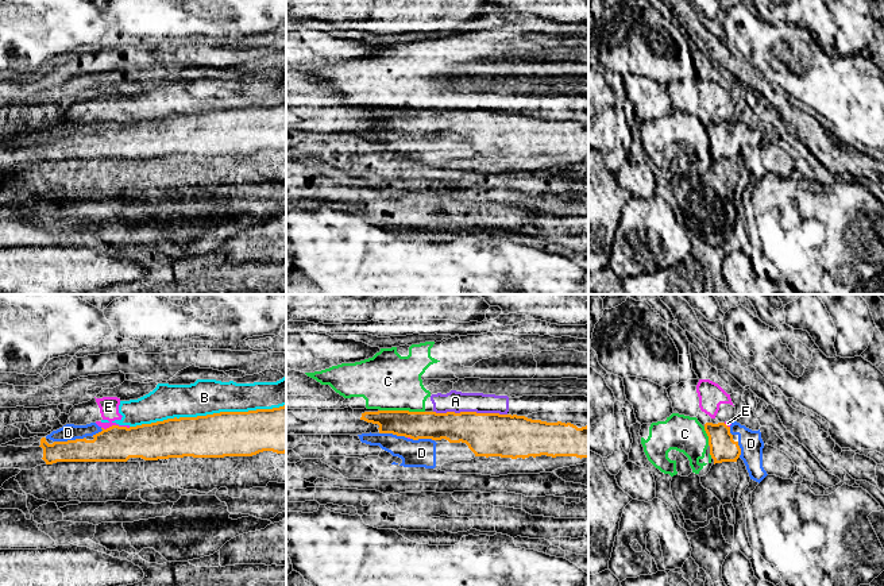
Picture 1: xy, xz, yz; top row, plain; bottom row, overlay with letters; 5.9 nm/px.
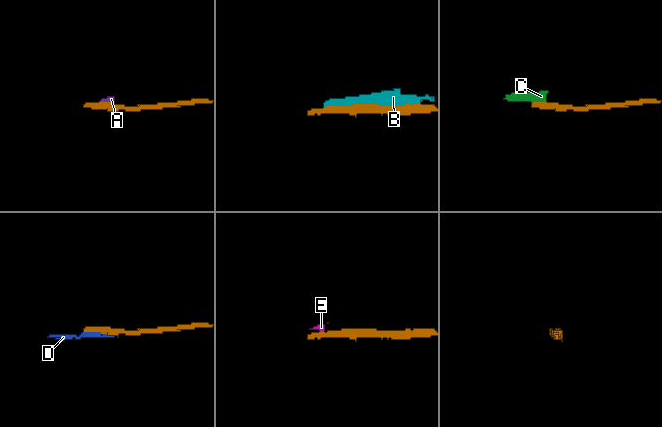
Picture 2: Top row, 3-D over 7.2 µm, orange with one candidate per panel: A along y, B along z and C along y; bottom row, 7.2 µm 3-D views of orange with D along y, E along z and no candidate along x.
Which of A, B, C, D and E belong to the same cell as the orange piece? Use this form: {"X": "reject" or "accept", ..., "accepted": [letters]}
{"A": "reject", "B": "reject", "C": "reject", "D": "reject", "E": "reject", "accepted": []}

